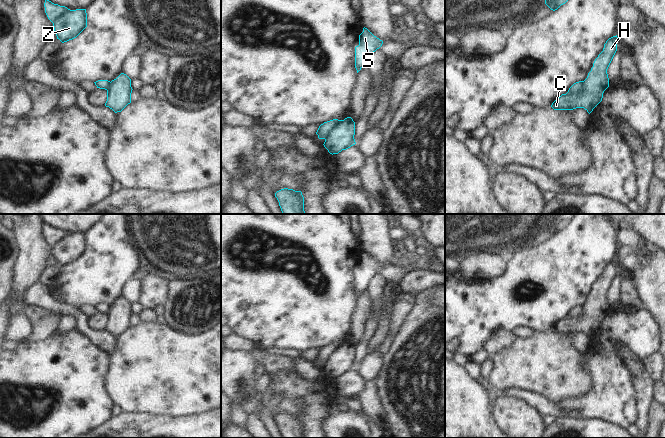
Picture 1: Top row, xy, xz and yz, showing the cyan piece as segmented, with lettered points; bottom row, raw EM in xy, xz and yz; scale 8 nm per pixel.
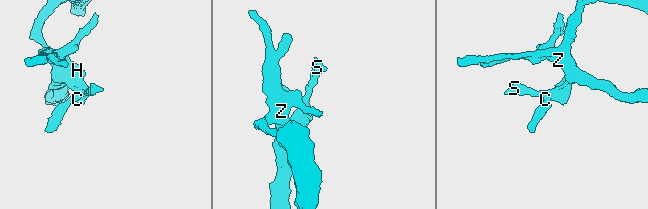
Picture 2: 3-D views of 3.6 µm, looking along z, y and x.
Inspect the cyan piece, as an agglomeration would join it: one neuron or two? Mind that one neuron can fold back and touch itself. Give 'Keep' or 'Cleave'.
Cleave.

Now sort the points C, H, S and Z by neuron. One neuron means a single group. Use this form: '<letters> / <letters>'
C H / S Z

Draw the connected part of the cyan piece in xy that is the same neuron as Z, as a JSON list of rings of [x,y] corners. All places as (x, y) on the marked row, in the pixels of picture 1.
[[[86,9],[69,10],[53,27],[57,39],[62,43],[76,38],[87,27]]]

